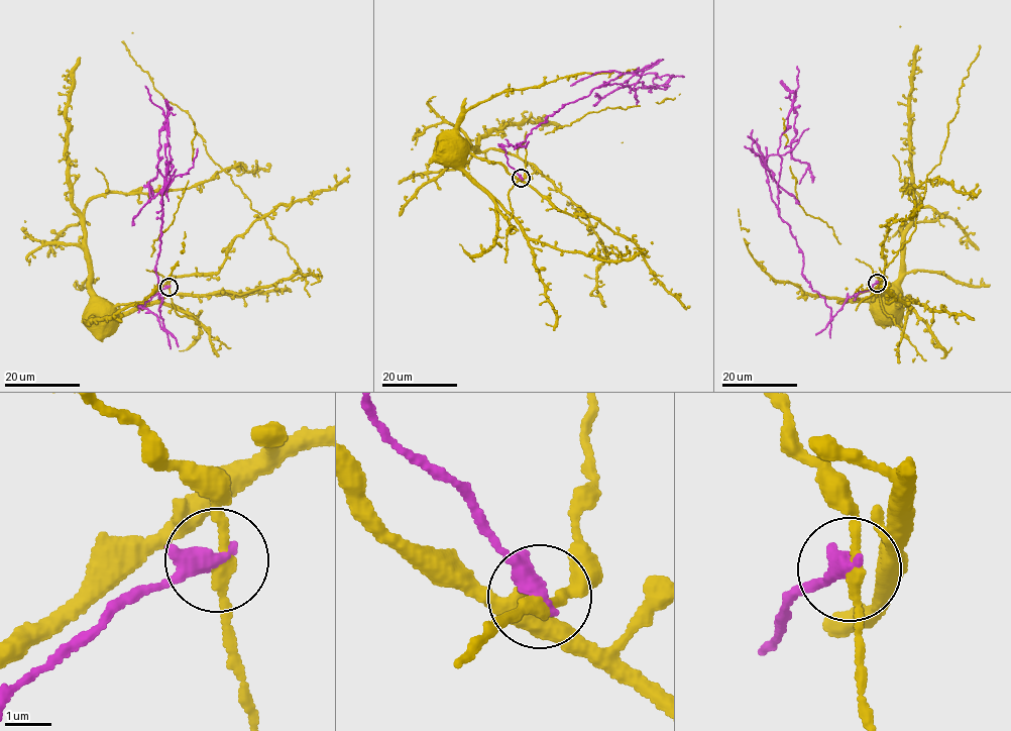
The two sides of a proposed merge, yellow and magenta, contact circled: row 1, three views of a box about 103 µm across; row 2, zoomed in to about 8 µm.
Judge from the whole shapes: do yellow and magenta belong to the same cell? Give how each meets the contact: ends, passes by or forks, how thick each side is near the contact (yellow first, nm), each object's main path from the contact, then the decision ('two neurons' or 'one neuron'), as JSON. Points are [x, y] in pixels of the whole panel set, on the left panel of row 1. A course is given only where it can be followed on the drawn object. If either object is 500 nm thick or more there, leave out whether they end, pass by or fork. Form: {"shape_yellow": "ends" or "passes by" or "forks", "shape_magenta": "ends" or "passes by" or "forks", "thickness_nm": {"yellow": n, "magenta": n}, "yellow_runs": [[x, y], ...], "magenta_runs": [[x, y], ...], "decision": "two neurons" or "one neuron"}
{"shape_yellow": "passes by", "shape_magenta": "ends", "thickness_nm": {"yellow": 200, "magenta": 440}, "yellow_runs": [[169, 286], [177, 314], [201, 325], [162, 303], [121, 313], [97, 305], [88, 314]], "magenta_runs": [[169, 286], [142, 305], [162, 328], [155, 269], [167, 173], [165, 122], [149, 202]], "decision": "two neurons"}

